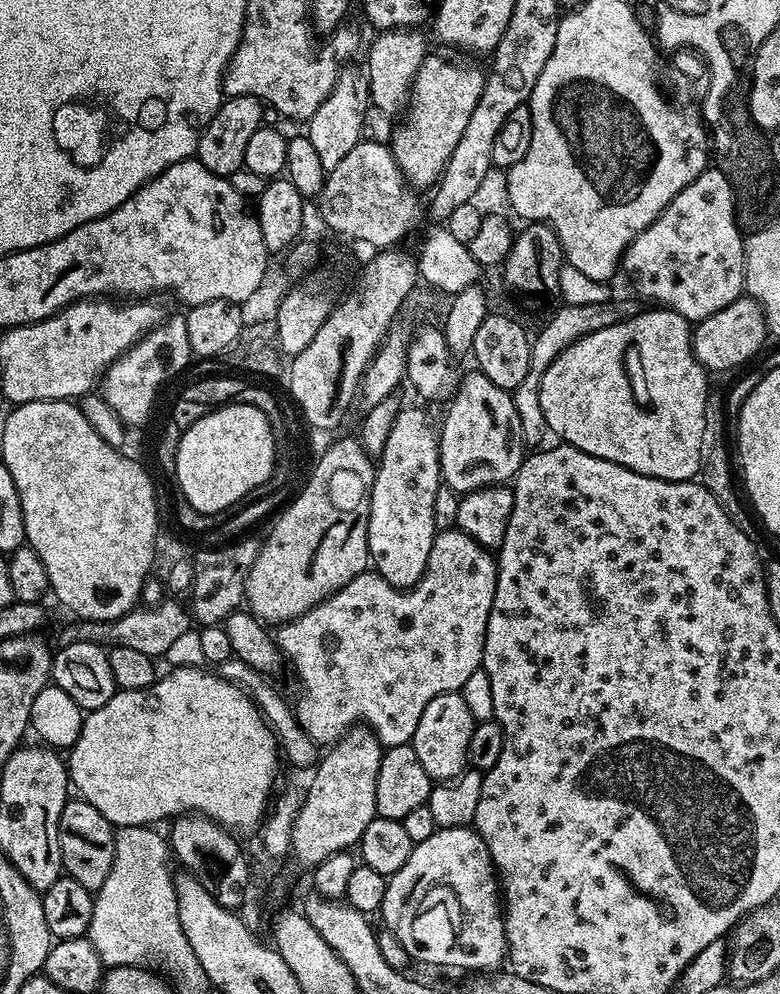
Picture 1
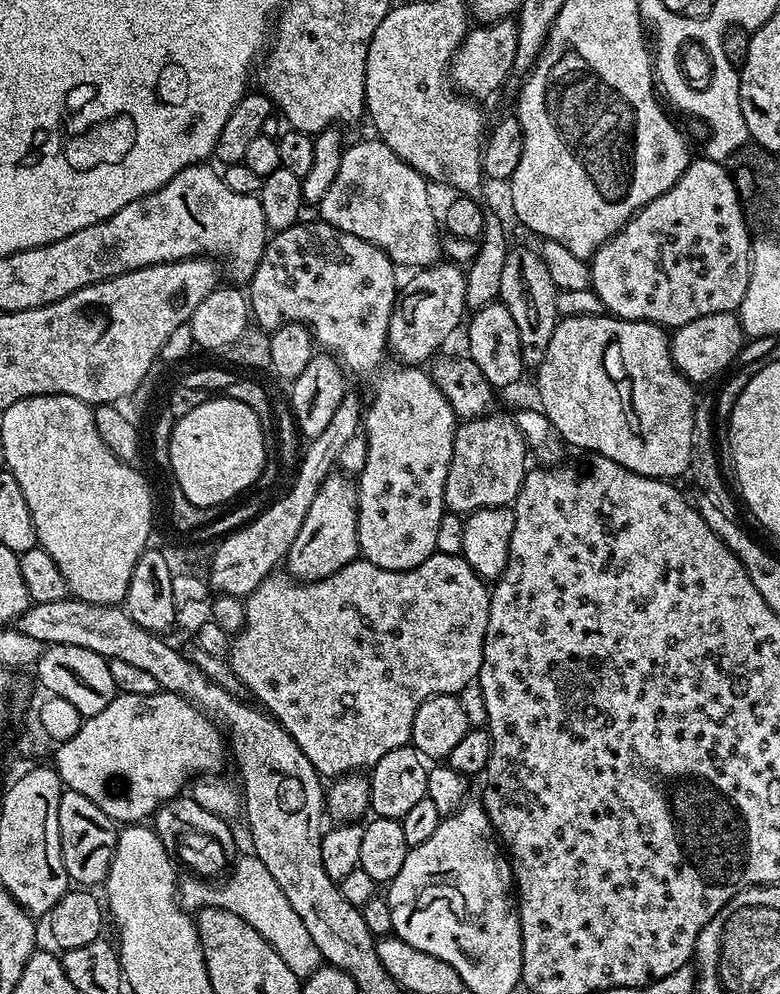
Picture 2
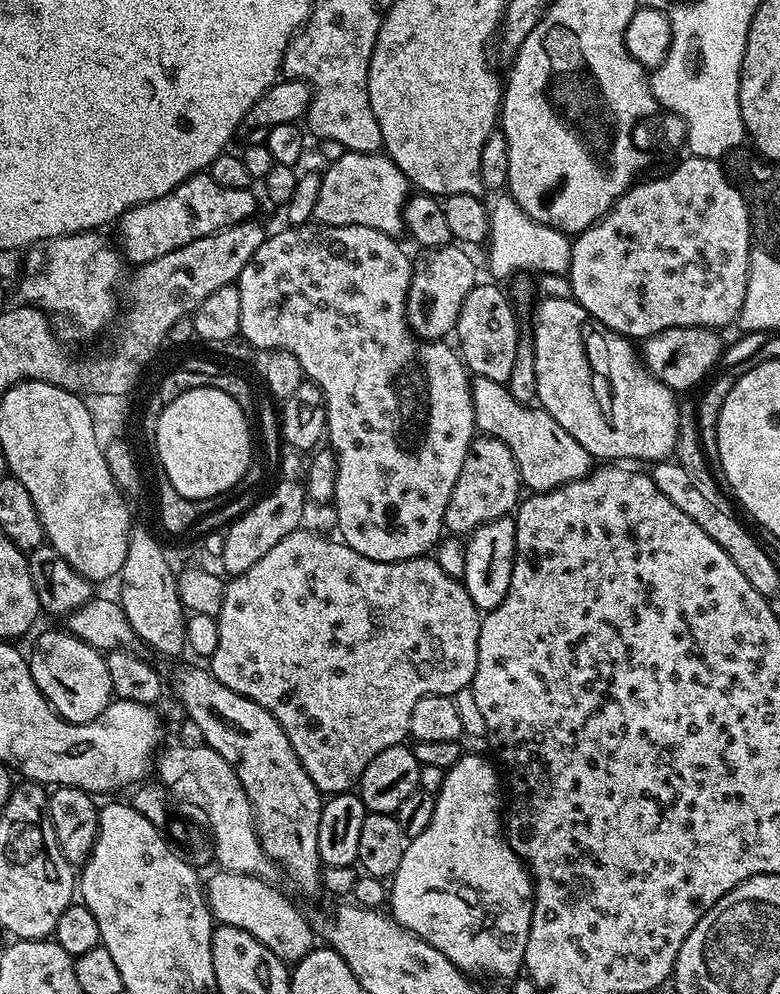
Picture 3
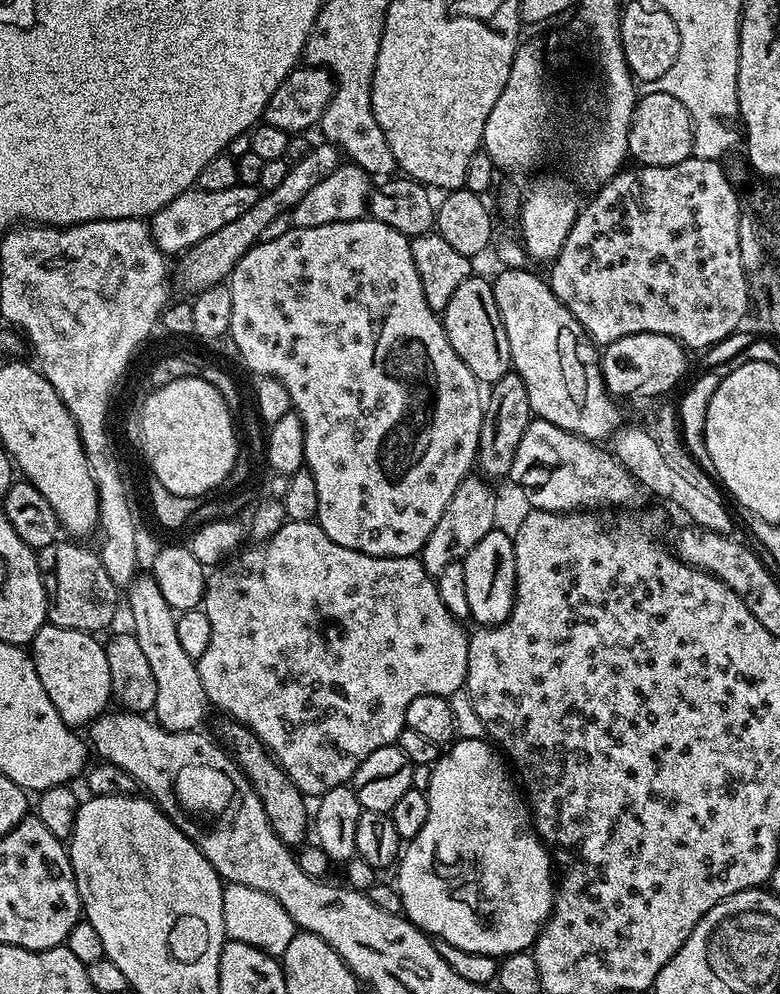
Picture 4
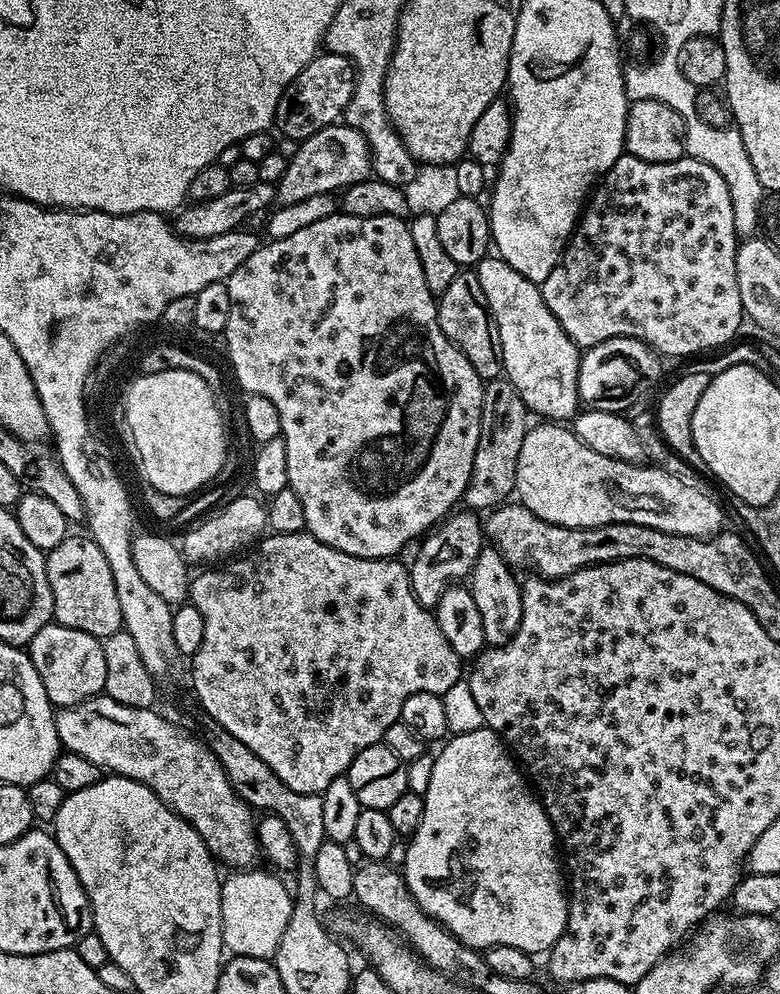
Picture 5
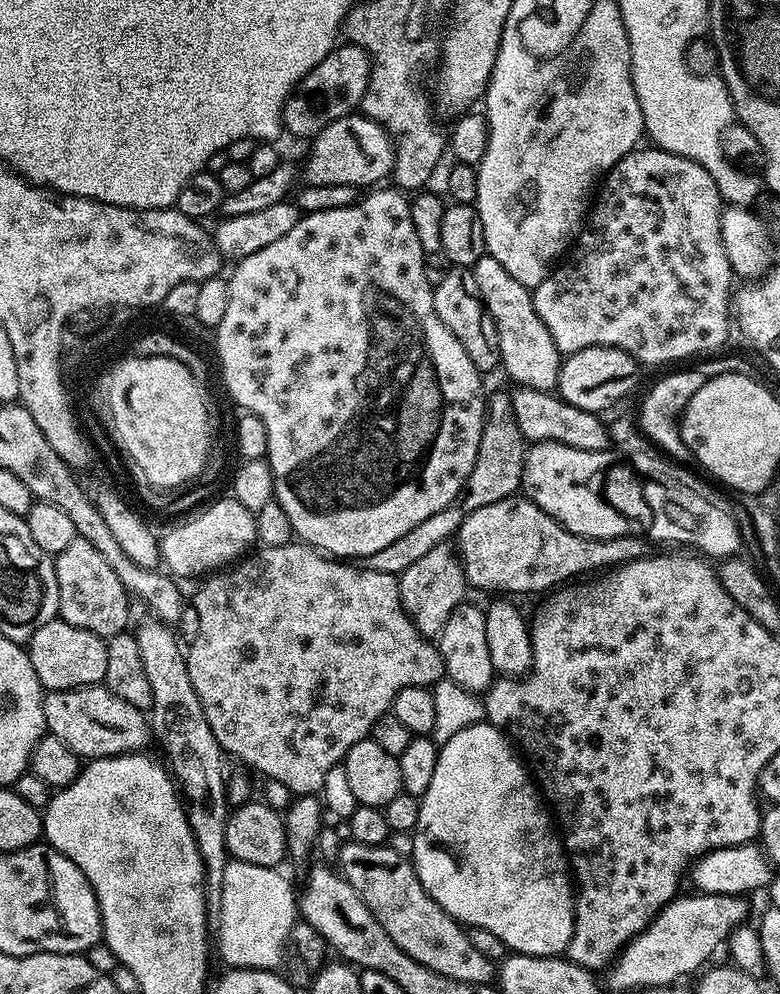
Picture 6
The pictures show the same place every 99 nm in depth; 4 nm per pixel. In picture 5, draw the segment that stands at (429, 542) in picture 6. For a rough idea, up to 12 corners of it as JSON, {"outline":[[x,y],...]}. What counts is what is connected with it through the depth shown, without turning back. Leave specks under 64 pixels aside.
{"outline":[[509,380],[484,385],[465,509],[515,493],[530,413]]}

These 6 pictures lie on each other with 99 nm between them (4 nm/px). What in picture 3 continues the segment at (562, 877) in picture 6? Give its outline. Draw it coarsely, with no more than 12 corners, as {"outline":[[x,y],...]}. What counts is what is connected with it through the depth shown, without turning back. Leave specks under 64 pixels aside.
{"outline":[[464,754],[405,843],[390,915],[516,978],[534,889],[502,776]]}

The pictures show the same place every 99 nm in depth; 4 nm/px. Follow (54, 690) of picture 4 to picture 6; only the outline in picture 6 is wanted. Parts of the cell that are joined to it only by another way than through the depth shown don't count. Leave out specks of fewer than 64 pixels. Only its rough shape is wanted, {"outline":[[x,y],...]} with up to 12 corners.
{"outline":[[51,620],[26,651],[41,688],[87,688],[106,674],[106,640]]}

